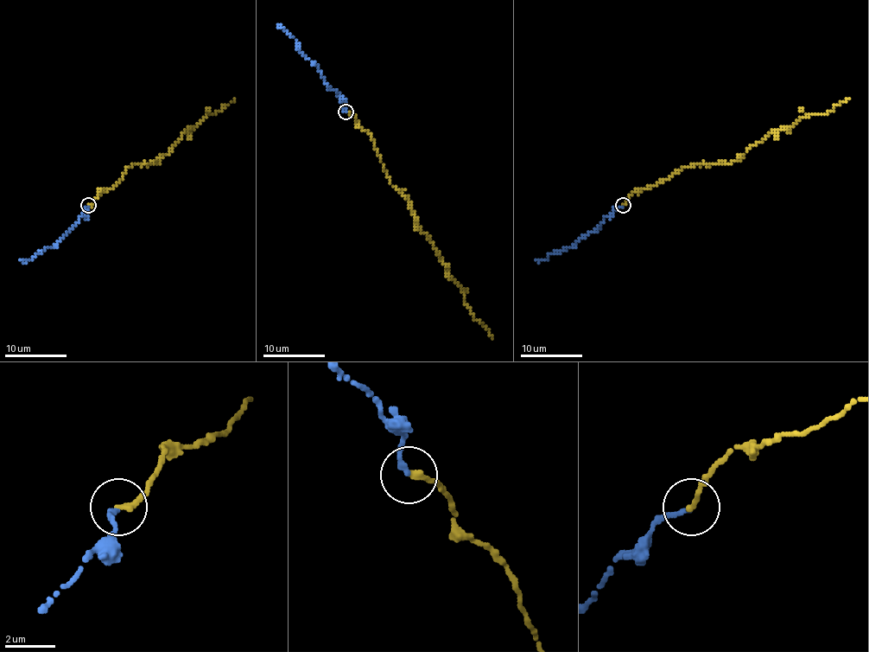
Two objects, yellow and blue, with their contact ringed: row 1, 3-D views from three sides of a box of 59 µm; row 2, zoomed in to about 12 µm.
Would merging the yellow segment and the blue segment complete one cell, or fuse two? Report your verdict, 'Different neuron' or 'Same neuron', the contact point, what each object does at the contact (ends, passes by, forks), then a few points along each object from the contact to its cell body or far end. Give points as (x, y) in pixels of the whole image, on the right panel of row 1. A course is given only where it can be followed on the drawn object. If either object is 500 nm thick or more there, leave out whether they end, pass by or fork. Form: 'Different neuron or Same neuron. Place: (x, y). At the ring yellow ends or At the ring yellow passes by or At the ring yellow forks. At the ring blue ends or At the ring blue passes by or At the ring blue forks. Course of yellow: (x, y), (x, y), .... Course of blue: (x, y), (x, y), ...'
Same neuron. Place: (623, 205). At the ring yellow ends. At the ring blue ends. Course of yellow: (623, 205), (634, 191), (661, 183), (683, 166), (737, 161), (769, 133), (848, 99). Course of blue: (623, 207), (612, 211), (595, 230), (570, 246), (552, 252), (539, 262), (535, 259)

